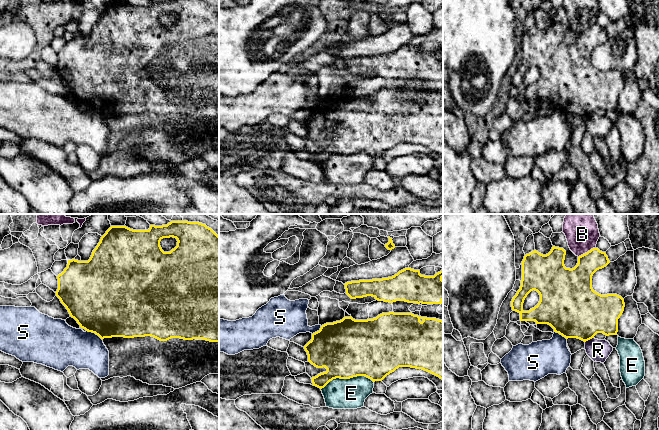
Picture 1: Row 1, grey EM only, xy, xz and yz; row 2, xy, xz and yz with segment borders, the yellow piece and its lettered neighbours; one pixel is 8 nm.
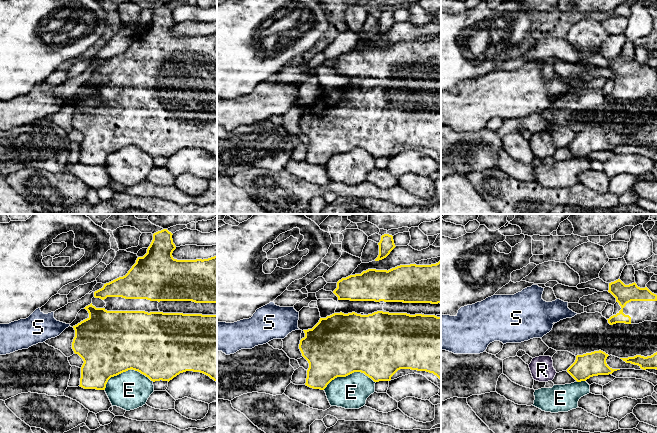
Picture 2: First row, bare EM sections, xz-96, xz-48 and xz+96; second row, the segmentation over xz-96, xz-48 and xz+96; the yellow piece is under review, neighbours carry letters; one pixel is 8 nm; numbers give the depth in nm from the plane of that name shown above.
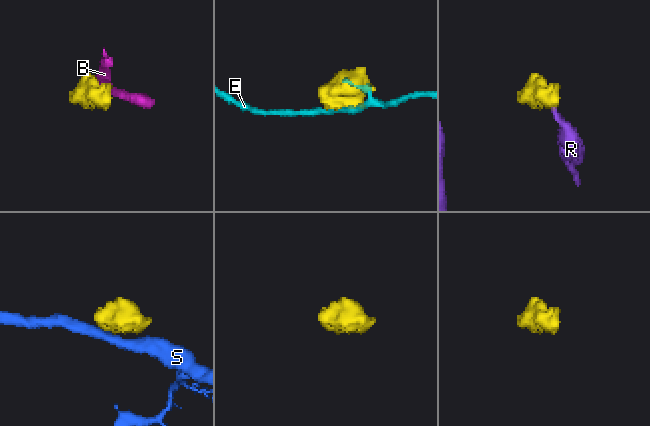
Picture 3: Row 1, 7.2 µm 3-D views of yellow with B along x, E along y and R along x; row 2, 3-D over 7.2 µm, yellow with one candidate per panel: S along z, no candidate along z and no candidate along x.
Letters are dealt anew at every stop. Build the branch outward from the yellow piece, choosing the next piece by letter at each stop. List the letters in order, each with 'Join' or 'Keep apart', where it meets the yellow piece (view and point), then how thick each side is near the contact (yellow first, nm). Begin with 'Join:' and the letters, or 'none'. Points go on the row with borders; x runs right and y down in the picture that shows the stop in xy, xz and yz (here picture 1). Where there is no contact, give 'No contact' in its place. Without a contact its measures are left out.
Join: none
B: Keep apart. Touches yellow at yz (587, 252). Thickness 220 nm (yellow) against 280 nm
E: Keep apart. Touches yellow at xz (347, 378). Thickness 480 nm (yellow) against 240 nm
R: Keep apart. Touches yellow at yz (589, 339). Thickness 440 nm (yellow) against 180 nm
S: Keep apart. Touches yellow at xy (94, 332). Thickness 500 nm (yellow) against 320 nm

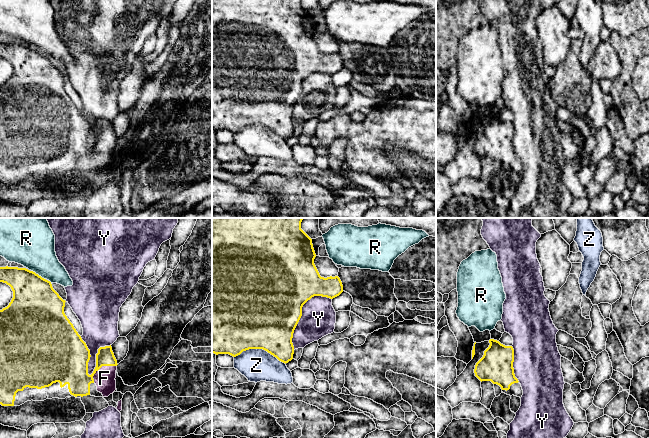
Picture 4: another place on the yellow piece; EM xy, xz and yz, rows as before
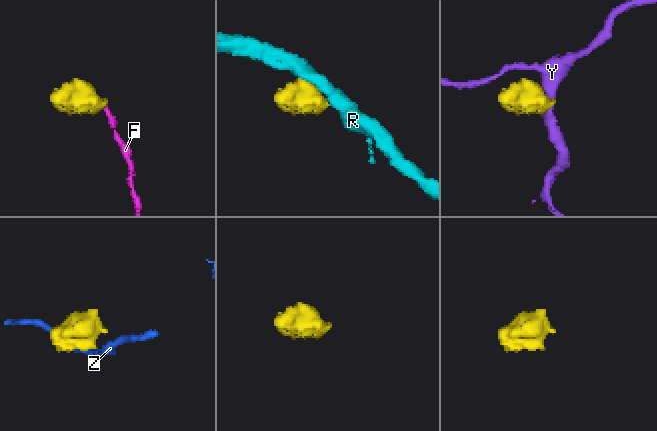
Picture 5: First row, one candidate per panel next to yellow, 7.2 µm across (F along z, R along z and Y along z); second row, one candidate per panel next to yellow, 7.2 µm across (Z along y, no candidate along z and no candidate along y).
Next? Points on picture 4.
Join: F
F: Join. Touches yellow at xy (101, 366). Thickness 280 nm (yellow) against 170 nm
R: Keep apart. Touches yellow at xy (37, 274). Thickness 380 nm (yellow) against 360 nm
Y: Keep apart. Touches yellow at xy (90, 356). Thickness 440 nm (yellow) against 280 nm
Z: Keep apart. Touches yellow at xz (260, 348). Thickness 500 nm (yellow) against 260 nm

